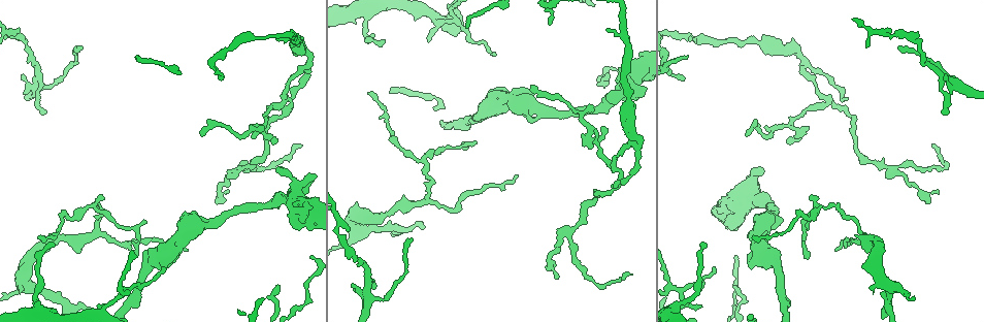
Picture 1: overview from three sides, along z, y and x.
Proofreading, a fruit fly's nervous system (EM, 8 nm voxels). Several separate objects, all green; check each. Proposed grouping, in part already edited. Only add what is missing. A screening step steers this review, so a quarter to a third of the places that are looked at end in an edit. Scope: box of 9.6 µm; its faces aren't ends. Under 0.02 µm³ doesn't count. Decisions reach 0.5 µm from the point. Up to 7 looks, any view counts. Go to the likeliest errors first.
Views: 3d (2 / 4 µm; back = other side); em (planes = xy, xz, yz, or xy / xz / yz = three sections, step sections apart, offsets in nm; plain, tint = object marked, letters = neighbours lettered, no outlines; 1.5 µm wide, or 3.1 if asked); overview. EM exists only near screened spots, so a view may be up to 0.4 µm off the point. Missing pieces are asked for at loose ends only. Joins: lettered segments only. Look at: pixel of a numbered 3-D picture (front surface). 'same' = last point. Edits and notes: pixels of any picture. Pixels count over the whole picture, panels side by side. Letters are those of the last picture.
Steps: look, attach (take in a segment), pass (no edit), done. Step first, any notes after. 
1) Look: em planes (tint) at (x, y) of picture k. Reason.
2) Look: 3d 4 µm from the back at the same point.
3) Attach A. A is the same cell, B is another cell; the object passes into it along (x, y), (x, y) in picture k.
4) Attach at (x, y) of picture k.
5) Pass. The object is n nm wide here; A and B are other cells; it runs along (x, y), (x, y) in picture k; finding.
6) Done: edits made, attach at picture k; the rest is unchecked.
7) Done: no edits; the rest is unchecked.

Look: 3d 4 µm at (203, 133) of picture 1. Thin end.

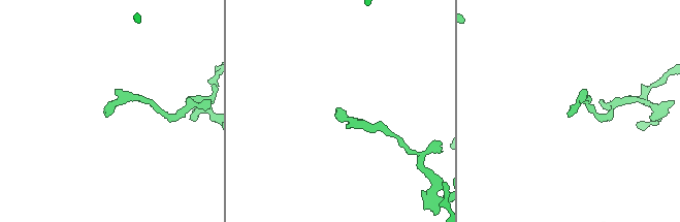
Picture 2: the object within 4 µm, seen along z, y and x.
Look: em planes (letters) at (568, 114) of picture 2. Shape alone is not enough.

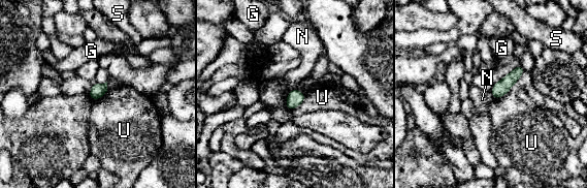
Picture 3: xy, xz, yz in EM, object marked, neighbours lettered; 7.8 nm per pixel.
Pass. G, N, S and U are other cells; a border runs along (489, 91), (494, 98) in picture 3; none of them fits.

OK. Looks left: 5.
Look: 3d 2 µm at (382, 41) of picture 1. Free end.

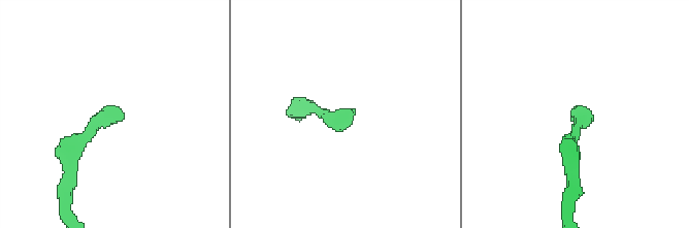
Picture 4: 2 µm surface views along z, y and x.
Look: em xz step 8 (tint) at (573, 122) of picture 4. Shape alone is not enough.

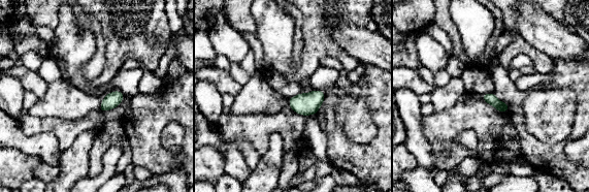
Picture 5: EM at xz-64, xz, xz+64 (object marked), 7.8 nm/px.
Look: em planes (letters) at the same point.

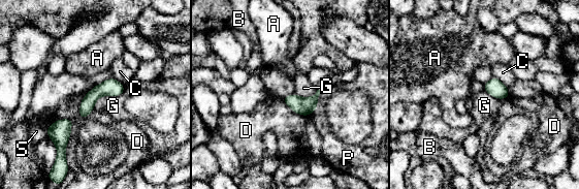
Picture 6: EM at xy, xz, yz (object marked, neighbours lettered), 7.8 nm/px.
Pass. A, B, C, D, G, P and S are other cells; none of them fits.

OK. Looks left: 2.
Look: em planes (letters) at (227, 192) of picture 1. Thin end.

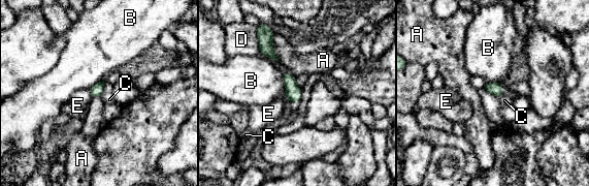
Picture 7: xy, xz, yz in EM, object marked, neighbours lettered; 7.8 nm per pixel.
Pass. A, B, C, D and E are other cells; a border runs along (502, 94), (499, 98) in picture 7; no lettered segment goes on from it.

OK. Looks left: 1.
Done: no edits; the rest is unchecked.

